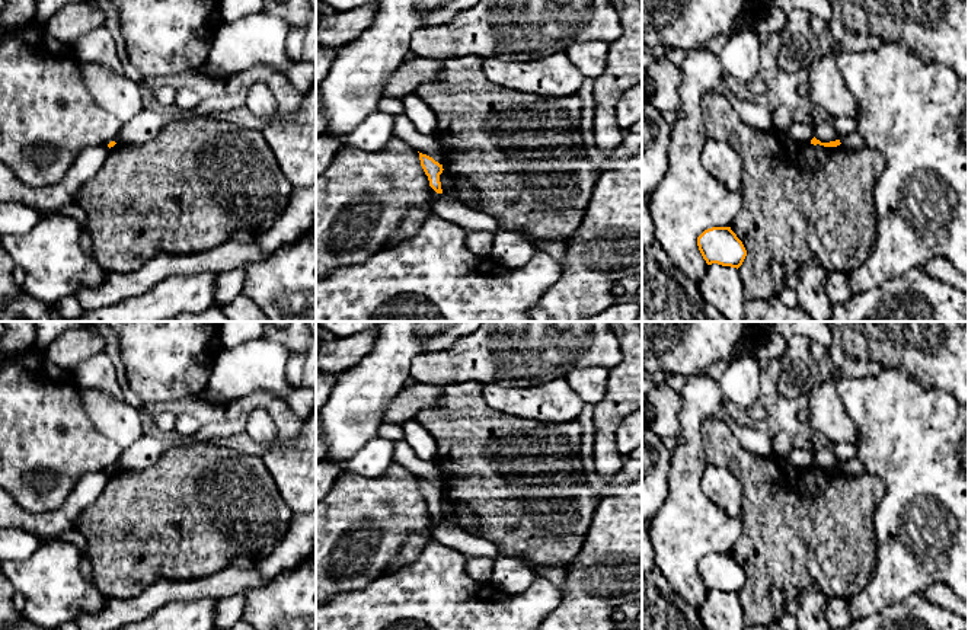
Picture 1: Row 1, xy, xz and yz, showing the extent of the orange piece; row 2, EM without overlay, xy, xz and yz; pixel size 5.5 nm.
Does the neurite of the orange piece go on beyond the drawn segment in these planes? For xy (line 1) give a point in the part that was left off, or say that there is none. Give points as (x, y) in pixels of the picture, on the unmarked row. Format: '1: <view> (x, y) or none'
1: none

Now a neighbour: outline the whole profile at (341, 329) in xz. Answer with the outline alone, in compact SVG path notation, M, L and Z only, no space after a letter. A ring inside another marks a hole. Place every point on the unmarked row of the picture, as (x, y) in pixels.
M316 322L316 324L322 326L338 338L358 335L374 326L380 326L380 323L381 322Z

